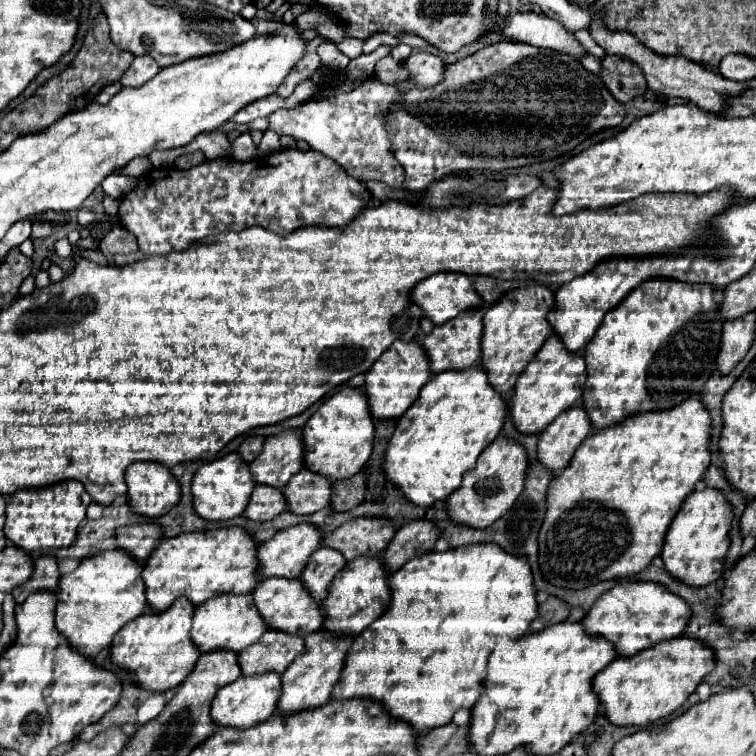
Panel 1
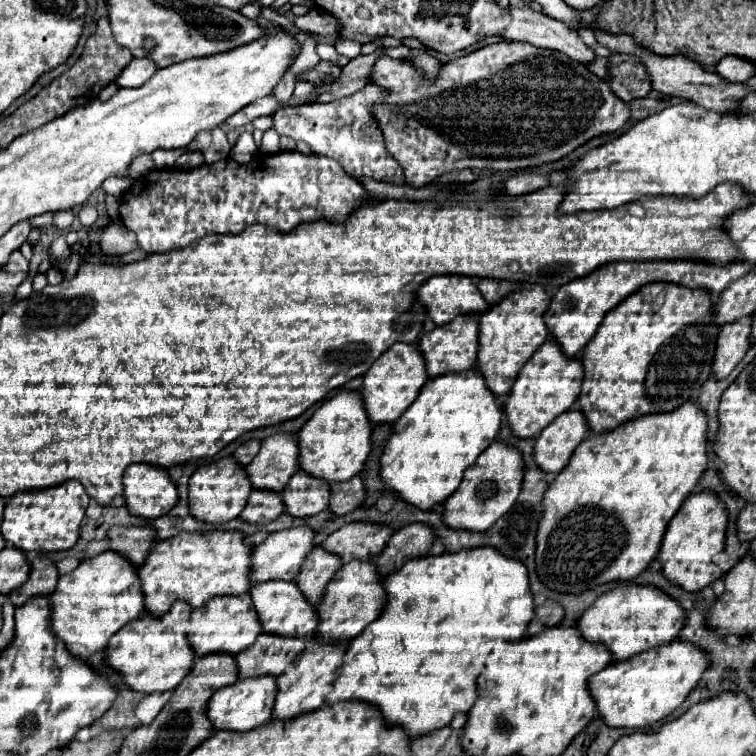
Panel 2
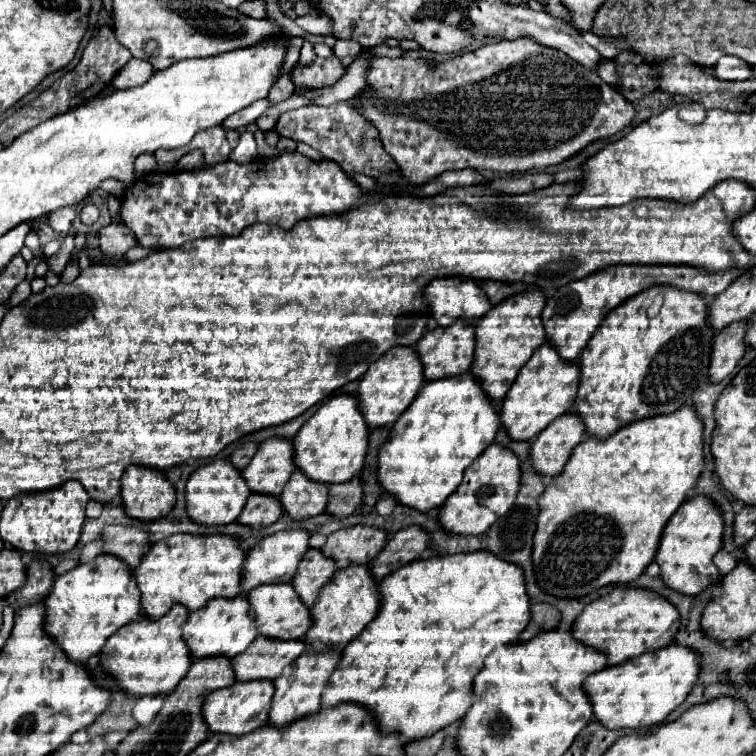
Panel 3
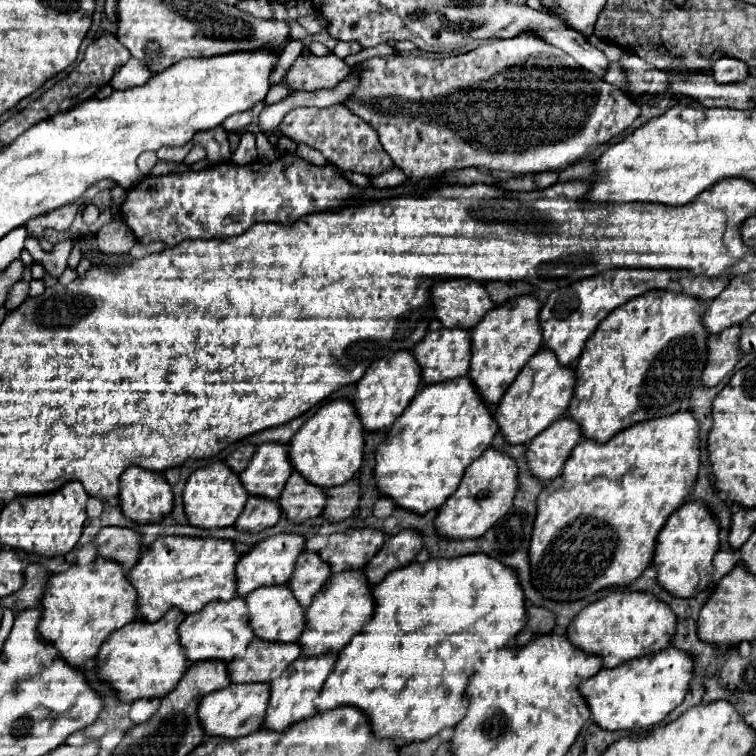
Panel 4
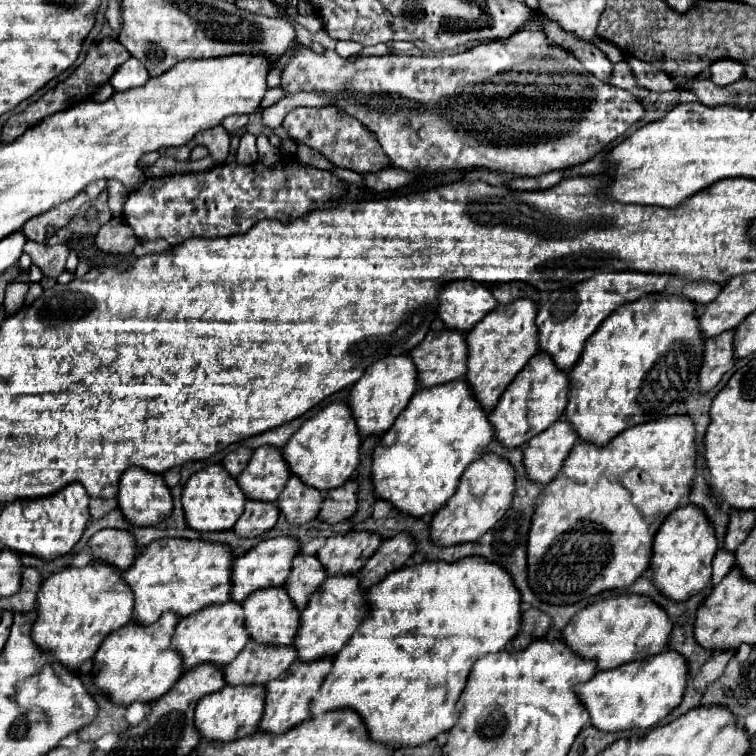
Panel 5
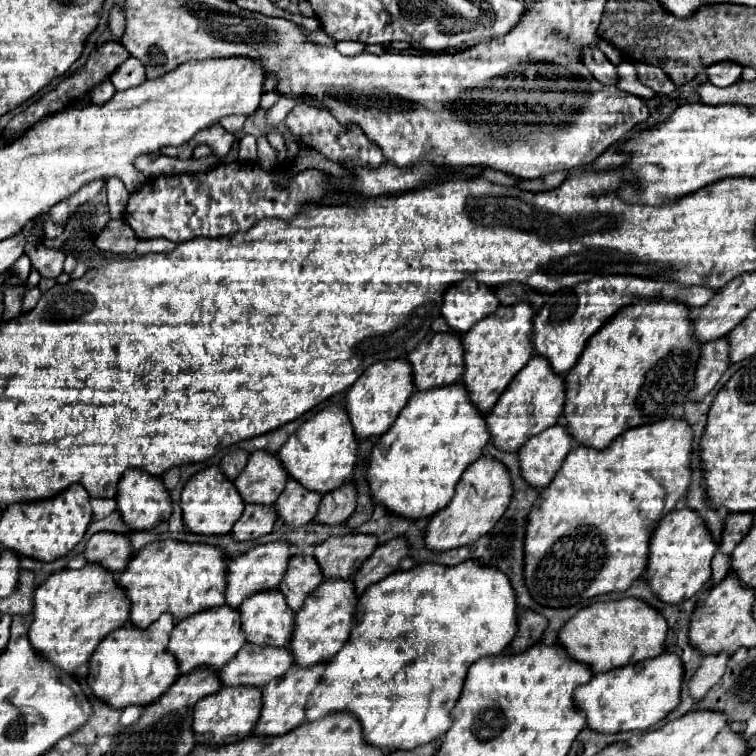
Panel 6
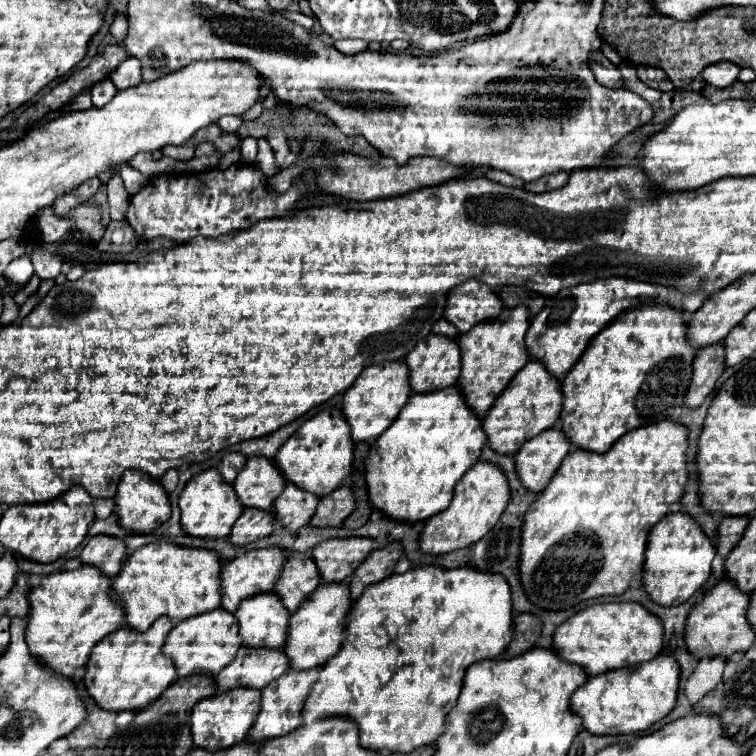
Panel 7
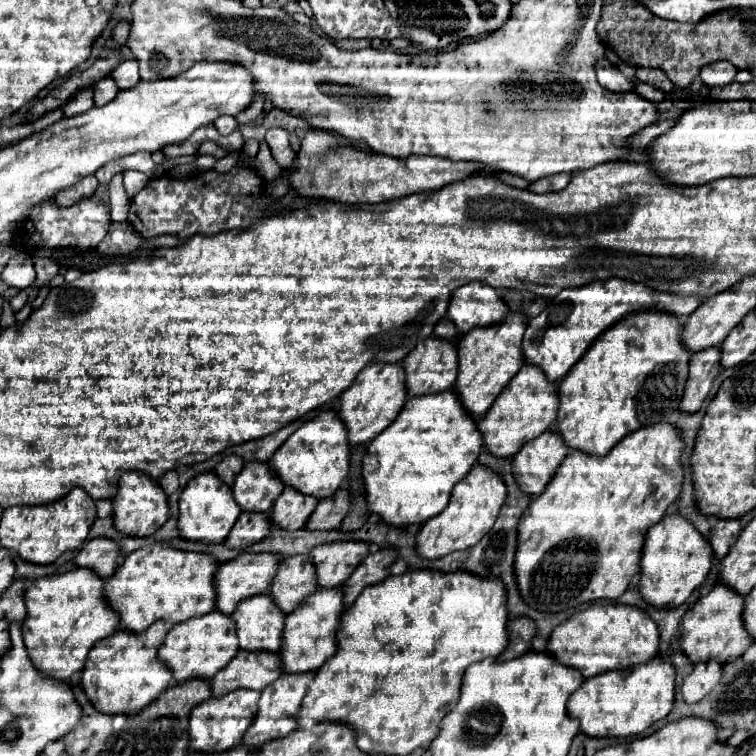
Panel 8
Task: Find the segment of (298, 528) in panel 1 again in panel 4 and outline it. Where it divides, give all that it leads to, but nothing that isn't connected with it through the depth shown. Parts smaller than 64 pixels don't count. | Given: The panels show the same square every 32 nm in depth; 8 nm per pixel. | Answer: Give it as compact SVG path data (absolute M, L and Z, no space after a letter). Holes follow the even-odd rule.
M274 534L270 538L260 540L242 560L240 560L240 568L238 570L238 596L246 596L248 592L260 588L260 586L272 586L272 584L288 584L294 568L296 568L296 560L298 556L306 550L306 538L302 534Z

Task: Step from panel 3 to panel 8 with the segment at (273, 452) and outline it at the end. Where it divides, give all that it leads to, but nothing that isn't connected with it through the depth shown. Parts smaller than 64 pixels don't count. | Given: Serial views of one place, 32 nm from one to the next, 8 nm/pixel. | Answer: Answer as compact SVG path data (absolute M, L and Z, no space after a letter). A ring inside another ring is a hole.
M246 462L242 472L236 476L234 482L234 498L242 506L242 510L256 510L256 512L268 512L284 490L284 482L276 474L272 474L272 468L268 462Z

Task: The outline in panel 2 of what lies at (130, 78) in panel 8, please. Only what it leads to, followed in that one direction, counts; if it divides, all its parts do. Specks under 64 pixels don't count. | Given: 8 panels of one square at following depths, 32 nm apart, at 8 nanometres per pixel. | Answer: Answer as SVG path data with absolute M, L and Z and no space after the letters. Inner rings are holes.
M132 58L132 64L128 64L128 68L120 74L120 80L116 82L122 88L136 88L142 86L148 78L152 78L156 70L158 66L150 58Z

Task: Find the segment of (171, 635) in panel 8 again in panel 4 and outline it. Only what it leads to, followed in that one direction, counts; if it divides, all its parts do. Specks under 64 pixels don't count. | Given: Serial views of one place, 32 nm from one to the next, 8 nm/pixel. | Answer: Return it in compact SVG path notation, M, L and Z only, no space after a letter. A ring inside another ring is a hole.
M232 598L228 602L210 602L202 610L192 612L180 626L180 644L186 648L190 662L198 660L224 660L230 662L244 654L244 648L254 640L254 630L246 616L246 600Z

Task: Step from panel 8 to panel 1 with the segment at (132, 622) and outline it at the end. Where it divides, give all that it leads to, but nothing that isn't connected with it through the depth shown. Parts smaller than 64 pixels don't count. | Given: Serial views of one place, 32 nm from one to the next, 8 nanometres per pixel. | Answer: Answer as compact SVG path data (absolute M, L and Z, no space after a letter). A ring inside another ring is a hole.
M232 526L206 532L182 532L174 538L164 538L146 560L146 598L154 610L162 612L180 596L188 596L192 604L202 604L218 594L252 594L262 580L258 570L258 542L248 530Z

